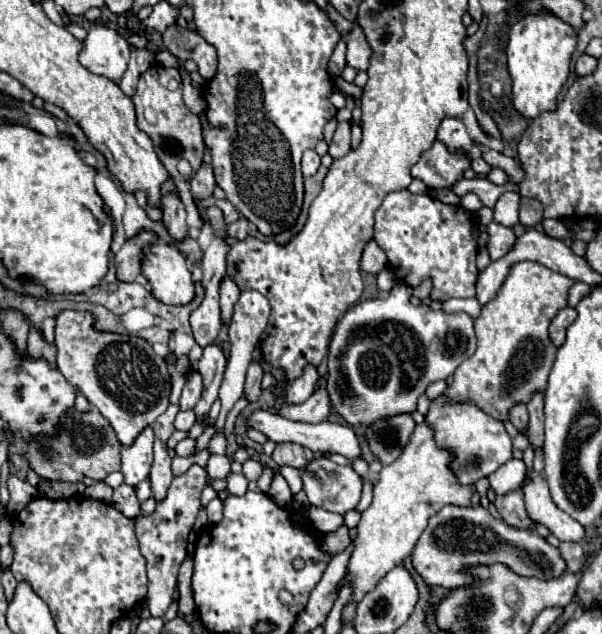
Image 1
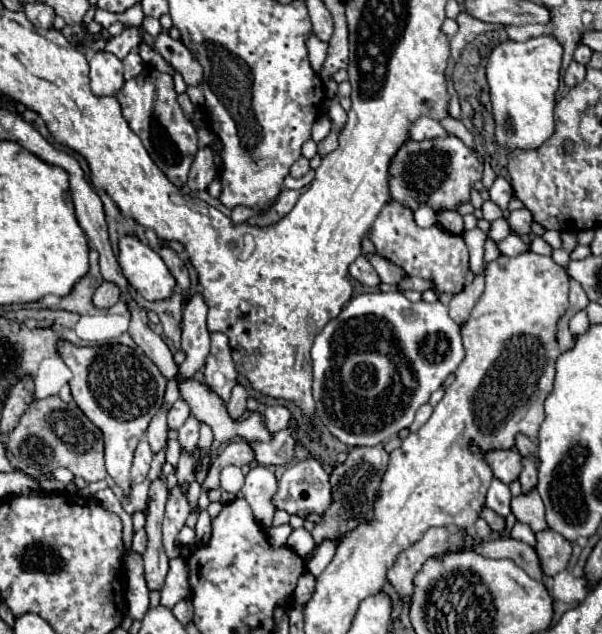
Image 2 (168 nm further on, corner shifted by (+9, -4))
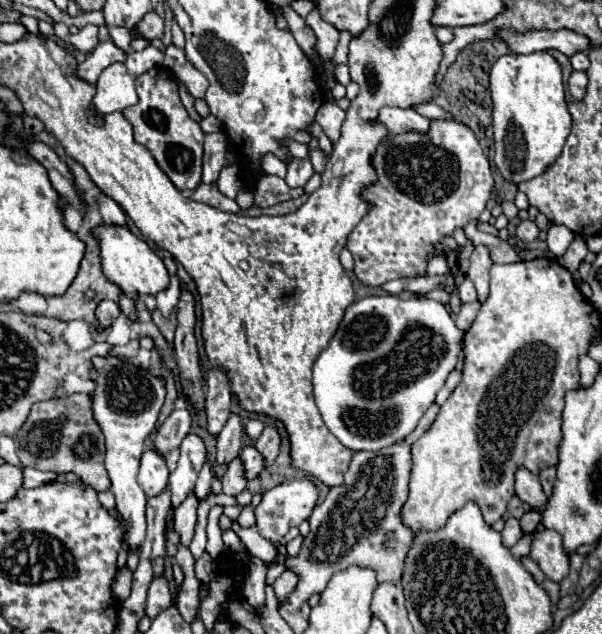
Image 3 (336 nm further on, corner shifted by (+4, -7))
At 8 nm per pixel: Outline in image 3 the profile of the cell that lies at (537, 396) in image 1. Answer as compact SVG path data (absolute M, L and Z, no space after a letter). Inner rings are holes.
M531 508L531 510L525 512L525 516L521 518L521 528L523 528L523 532L533 532L539 522L541 522L541 512L539 512L539 508Z

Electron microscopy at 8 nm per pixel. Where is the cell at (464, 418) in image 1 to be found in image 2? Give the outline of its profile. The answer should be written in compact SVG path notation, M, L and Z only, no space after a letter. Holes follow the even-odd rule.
M490 451L486 453L486 461L494 471L494 477L502 483L510 485L520 477L522 471L522 457L518 451Z

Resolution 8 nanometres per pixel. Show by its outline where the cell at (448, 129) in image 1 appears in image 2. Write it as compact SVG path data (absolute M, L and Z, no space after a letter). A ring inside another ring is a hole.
M418 117L418 119L410 125L408 135L410 135L410 139L414 139L414 141L422 141L424 137L444 137L444 135L448 135L448 133L446 133L446 129L444 129L436 119Z

